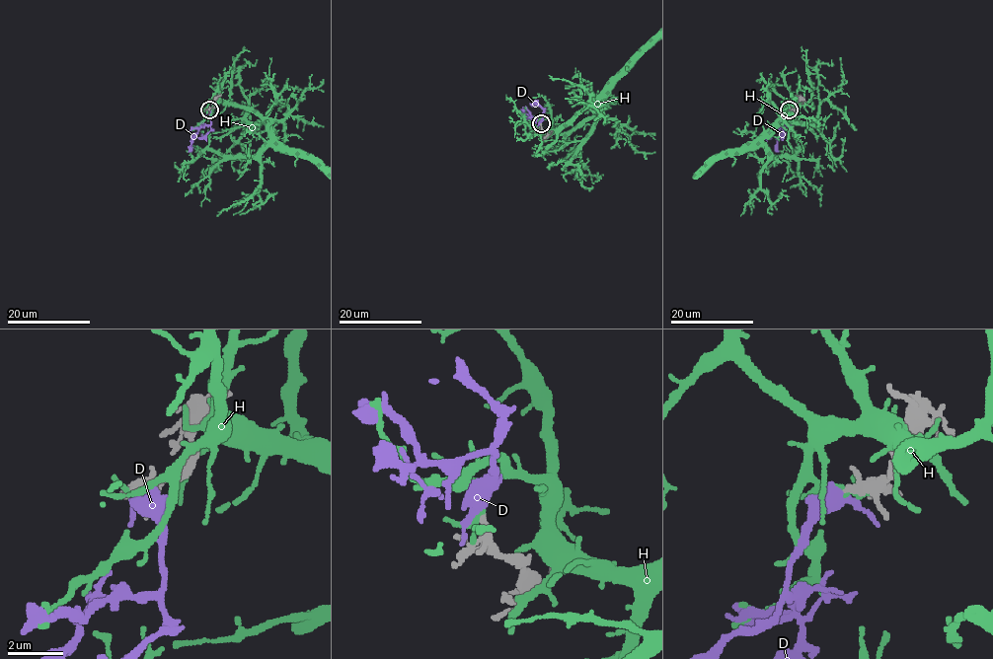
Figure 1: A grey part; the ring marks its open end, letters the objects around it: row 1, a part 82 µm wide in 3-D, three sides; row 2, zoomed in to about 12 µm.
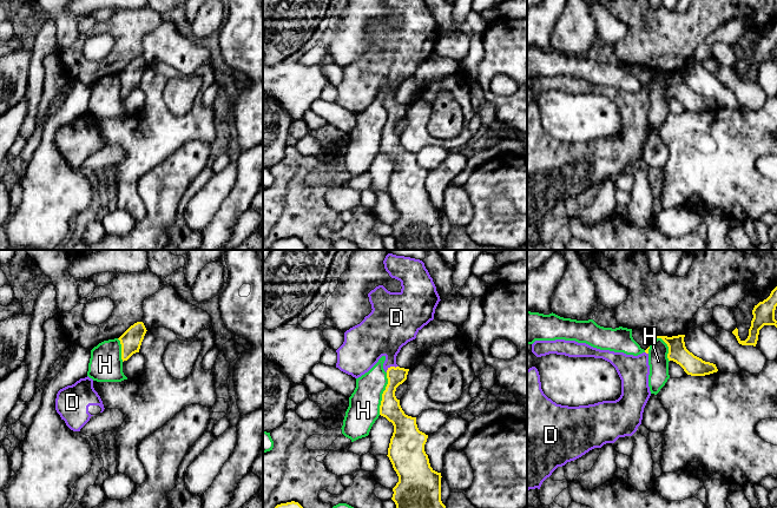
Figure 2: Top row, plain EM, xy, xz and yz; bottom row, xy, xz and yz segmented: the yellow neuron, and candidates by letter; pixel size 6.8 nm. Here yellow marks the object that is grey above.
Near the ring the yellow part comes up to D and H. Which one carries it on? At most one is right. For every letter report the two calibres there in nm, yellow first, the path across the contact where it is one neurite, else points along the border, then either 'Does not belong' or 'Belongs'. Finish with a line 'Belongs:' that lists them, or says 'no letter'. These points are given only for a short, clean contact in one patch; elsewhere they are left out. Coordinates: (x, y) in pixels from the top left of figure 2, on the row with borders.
D: Thickness 120 nm (yellow) against 320 nm. Path across: xz (396, 376), (392, 367), (390, 348), (382, 332). Belongs
H: Thickness 140 nm (yellow) against 220 nm. Boundary: xz (387, 373), (387, 386), (382, 394), (379, 414). Does not belong
Belongs: D

